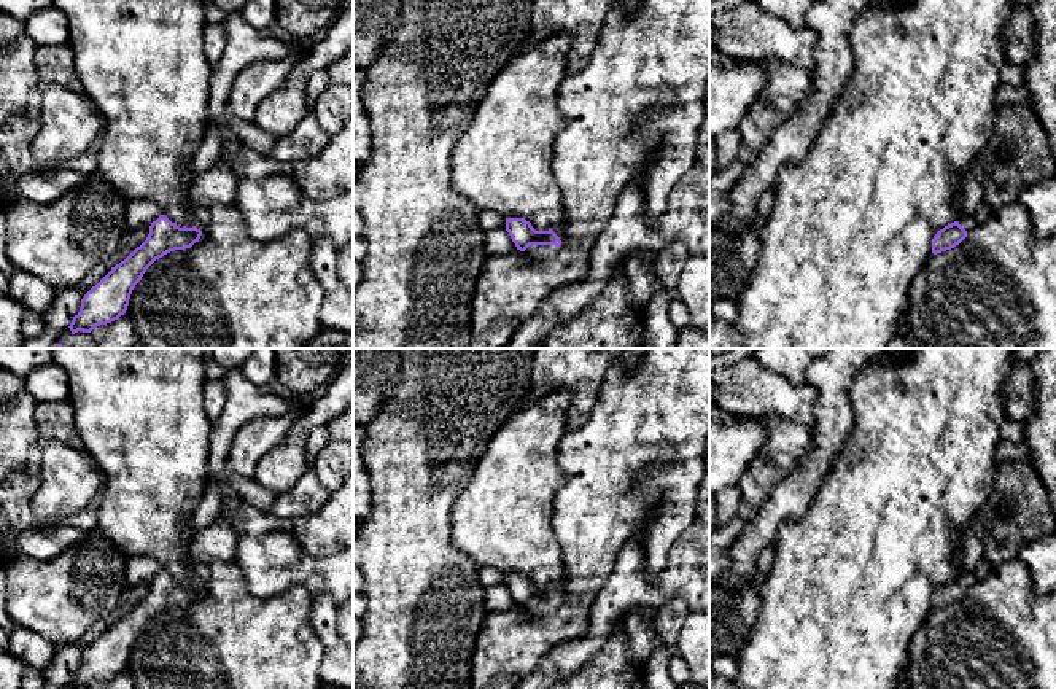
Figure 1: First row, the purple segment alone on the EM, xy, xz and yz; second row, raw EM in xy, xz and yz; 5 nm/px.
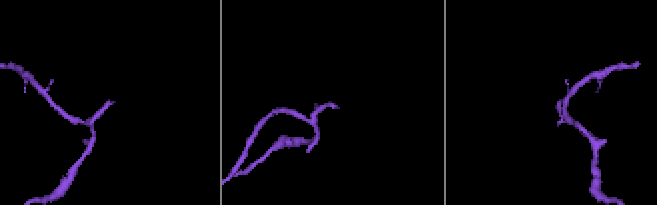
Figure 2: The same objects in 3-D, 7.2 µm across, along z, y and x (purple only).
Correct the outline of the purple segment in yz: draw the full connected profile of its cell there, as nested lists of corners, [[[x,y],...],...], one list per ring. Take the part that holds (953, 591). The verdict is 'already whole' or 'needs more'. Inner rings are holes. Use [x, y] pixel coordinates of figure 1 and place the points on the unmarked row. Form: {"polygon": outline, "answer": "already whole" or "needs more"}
{"polygon": [[[962,568],[957,578],[945,582],[934,592],[932,609],[937,611],[954,605],[967,594],[967,589],[972,587],[976,581],[978,578],[973,571]]], "answer": "needs more"}

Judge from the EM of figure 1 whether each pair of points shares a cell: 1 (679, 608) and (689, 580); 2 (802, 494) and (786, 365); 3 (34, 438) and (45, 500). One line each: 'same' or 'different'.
1: different
2: different
3: same

